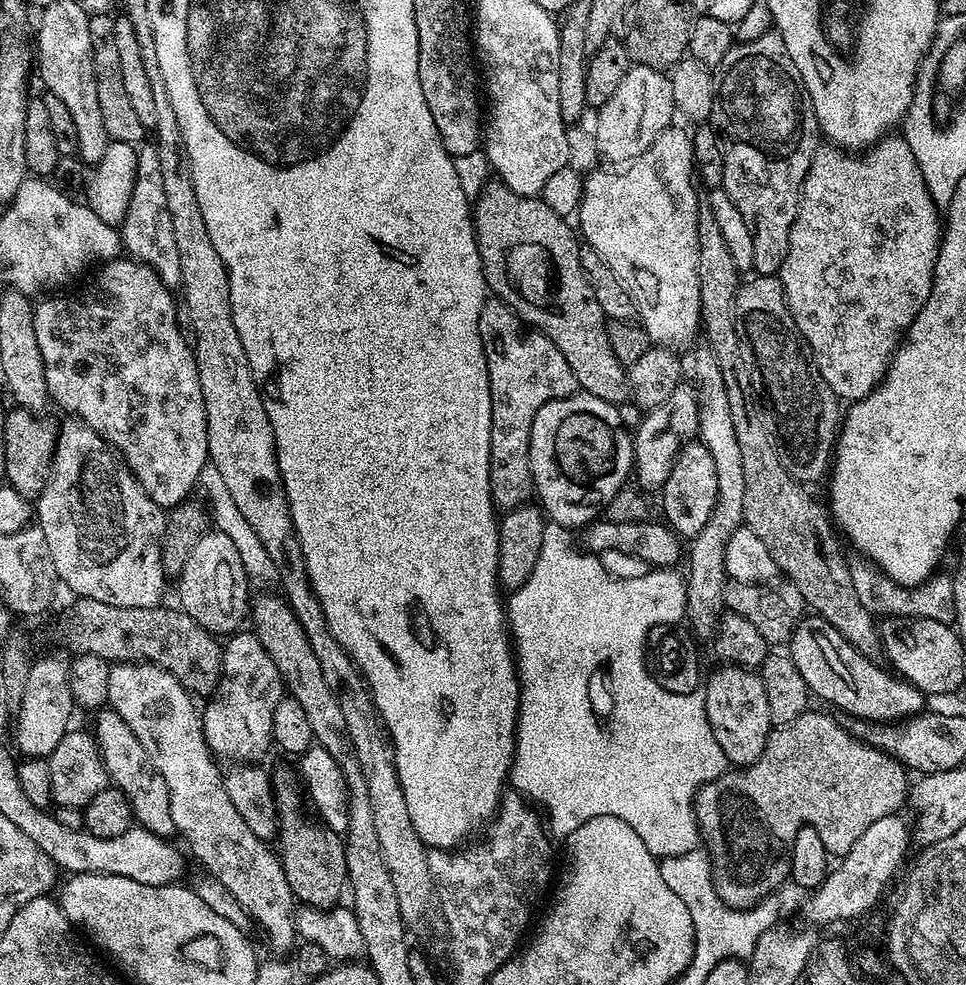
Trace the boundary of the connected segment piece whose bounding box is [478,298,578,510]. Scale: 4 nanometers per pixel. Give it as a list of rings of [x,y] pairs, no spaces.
[[[495,298],[485,299],[482,314],[478,318],[478,330],[484,343],[488,381],[490,382],[490,402],[492,421],[490,422],[490,490],[492,503],[497,509],[509,510],[520,504],[529,503],[534,492],[532,467],[530,466],[530,430],[534,426],[534,414],[551,400],[561,400],[574,396],[578,385],[570,362],[562,358],[562,350],[550,342],[535,328],[529,328],[507,304]]]

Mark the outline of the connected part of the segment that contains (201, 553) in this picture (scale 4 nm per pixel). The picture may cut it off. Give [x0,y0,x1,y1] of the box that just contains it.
[178,530,250,638]

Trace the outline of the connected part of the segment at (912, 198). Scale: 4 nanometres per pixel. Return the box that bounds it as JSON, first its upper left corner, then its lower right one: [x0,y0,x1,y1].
[778,134,941,402]

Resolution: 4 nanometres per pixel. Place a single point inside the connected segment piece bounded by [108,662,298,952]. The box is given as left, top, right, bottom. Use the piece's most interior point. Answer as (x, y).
(159, 709)

